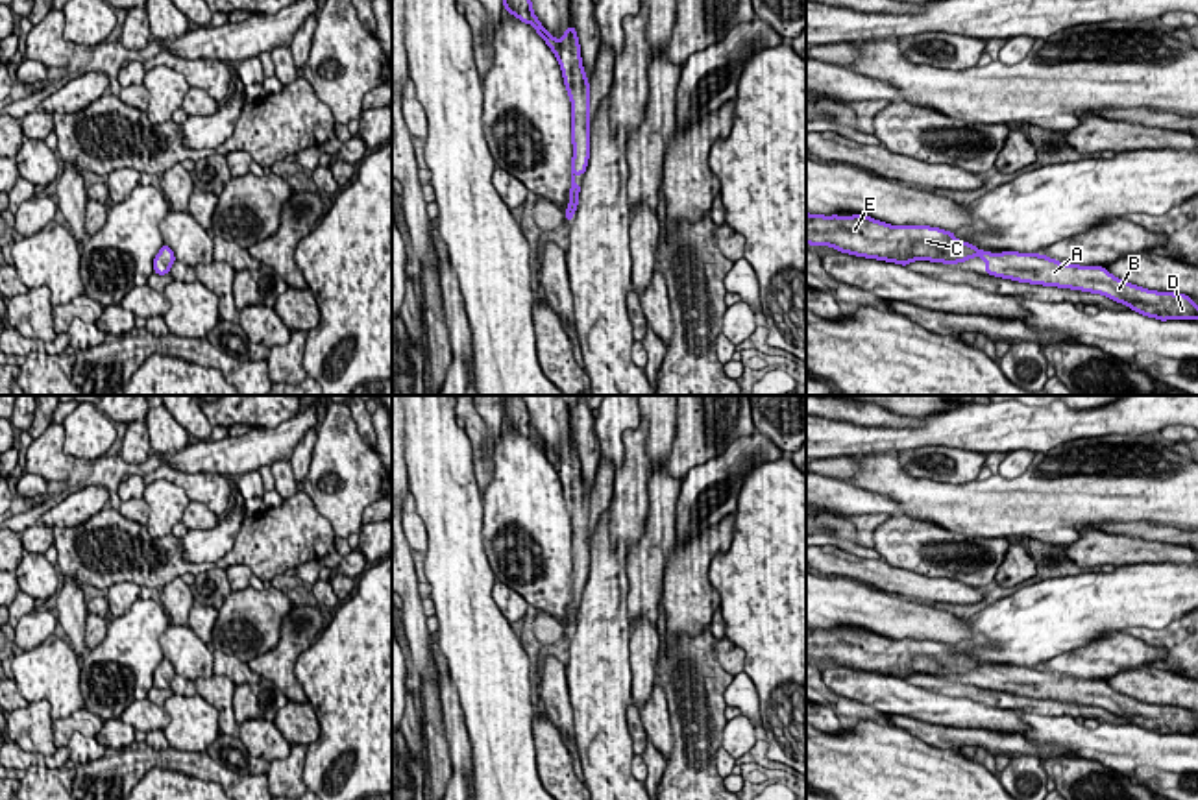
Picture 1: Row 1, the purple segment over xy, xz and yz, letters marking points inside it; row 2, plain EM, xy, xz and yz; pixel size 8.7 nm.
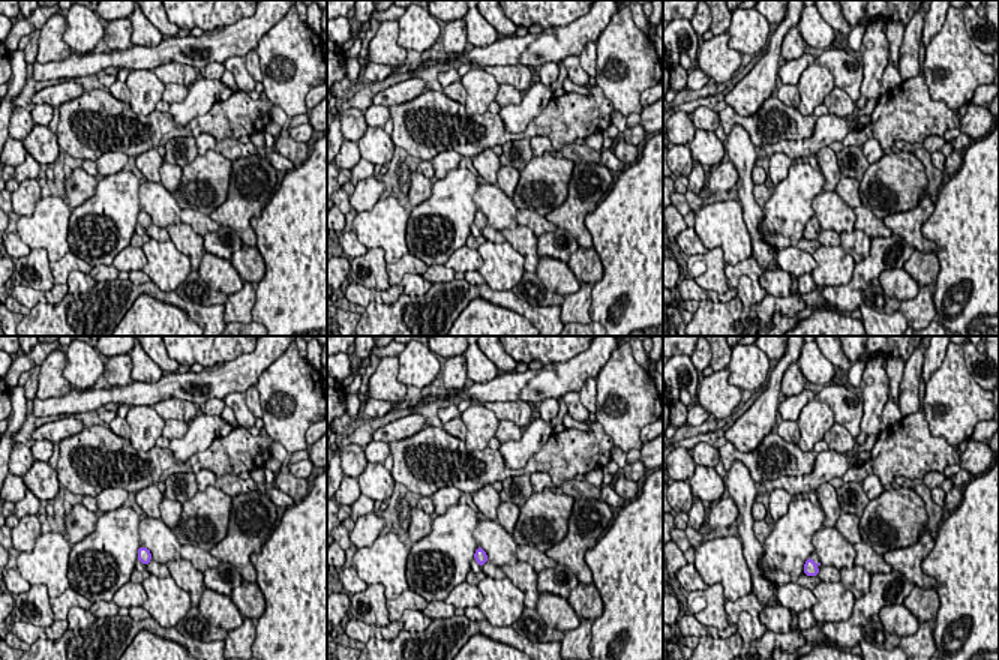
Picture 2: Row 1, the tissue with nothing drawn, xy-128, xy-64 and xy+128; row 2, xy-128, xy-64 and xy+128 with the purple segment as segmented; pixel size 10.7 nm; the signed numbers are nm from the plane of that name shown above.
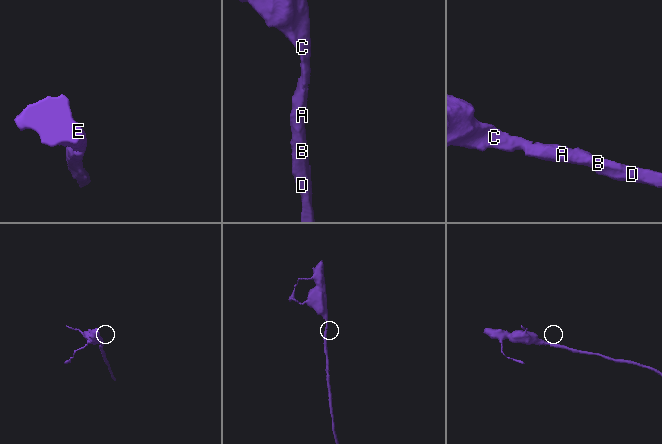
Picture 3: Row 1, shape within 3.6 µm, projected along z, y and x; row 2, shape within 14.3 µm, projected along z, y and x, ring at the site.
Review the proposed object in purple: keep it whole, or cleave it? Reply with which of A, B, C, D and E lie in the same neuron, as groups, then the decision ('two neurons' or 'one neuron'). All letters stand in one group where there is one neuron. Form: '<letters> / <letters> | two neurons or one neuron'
A B C D E | one neuron

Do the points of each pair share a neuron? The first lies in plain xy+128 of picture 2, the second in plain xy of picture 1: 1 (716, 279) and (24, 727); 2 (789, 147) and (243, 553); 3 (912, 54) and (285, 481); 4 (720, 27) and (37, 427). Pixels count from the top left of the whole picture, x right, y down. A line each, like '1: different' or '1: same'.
1: same
2: different
3: same
4: same

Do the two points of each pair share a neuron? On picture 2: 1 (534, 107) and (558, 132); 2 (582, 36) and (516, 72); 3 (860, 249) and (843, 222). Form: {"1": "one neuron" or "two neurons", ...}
{"1": "two neurons", "2": "two neurons", "3": "two neurons"}

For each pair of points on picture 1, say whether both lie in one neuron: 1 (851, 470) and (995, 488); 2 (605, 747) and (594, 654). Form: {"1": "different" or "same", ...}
{"1": "same", "2": "same"}

